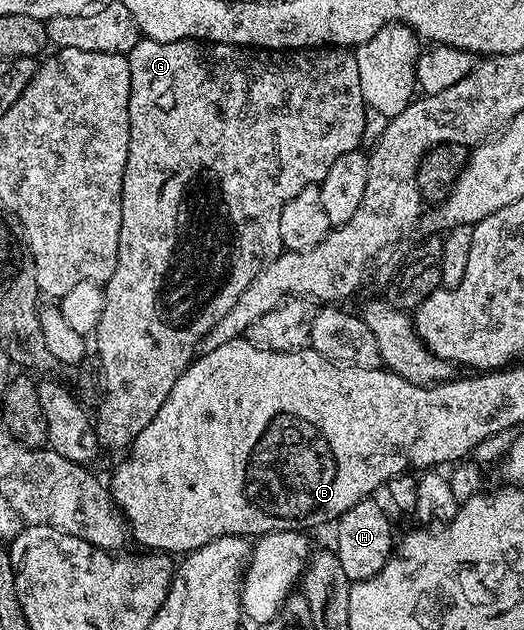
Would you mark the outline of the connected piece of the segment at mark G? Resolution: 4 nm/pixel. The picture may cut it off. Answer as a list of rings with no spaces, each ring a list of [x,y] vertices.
[[[140,37],[139,43],[125,57],[129,64],[131,91],[129,92],[129,156],[125,164],[123,191],[121,192],[121,236],[117,240],[117,268],[113,268],[113,276],[109,276],[109,280],[103,286],[101,320],[97,320],[97,328],[93,335],[93,350],[99,357],[100,368],[102,370],[102,395],[97,403],[97,409],[93,414],[95,439],[99,442],[100,447],[107,449],[108,446],[111,450],[121,449],[120,451],[130,447],[132,440],[137,436],[141,436],[142,430],[149,425],[149,420],[153,420],[153,416],[157,416],[157,411],[160,410],[161,404],[165,404],[169,392],[173,392],[173,384],[177,384],[177,380],[183,375],[184,370],[191,365],[193,359],[196,357],[197,351],[200,349],[204,336],[213,328],[213,324],[217,324],[217,320],[221,320],[221,316],[225,316],[225,312],[229,312],[229,308],[233,308],[233,304],[237,304],[237,296],[241,296],[241,292],[245,292],[245,288],[249,288],[249,284],[253,284],[253,276],[257,276],[257,272],[261,272],[263,266],[269,265],[278,254],[283,253],[284,247],[280,233],[281,210],[283,205],[291,197],[297,196],[307,186],[313,186],[322,182],[325,172],[329,172],[329,168],[333,168],[333,163],[338,157],[345,156],[345,152],[353,152],[354,150],[360,149],[362,134],[365,132],[366,114],[369,109],[368,99],[361,92],[357,60],[355,59],[354,53],[347,48],[261,50],[250,46],[230,46],[224,42],[204,42],[190,38],[177,40],[176,42],[162,42],[161,40]]]

